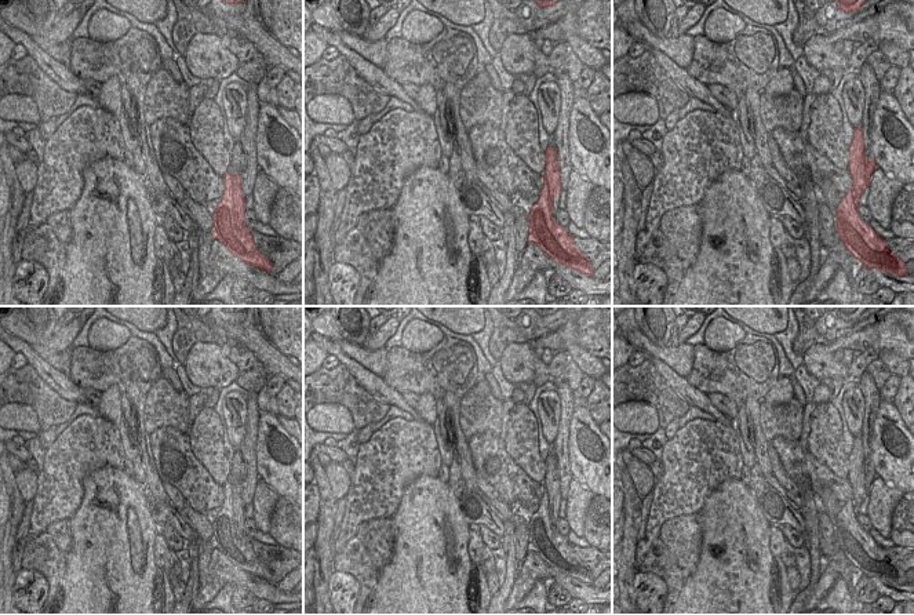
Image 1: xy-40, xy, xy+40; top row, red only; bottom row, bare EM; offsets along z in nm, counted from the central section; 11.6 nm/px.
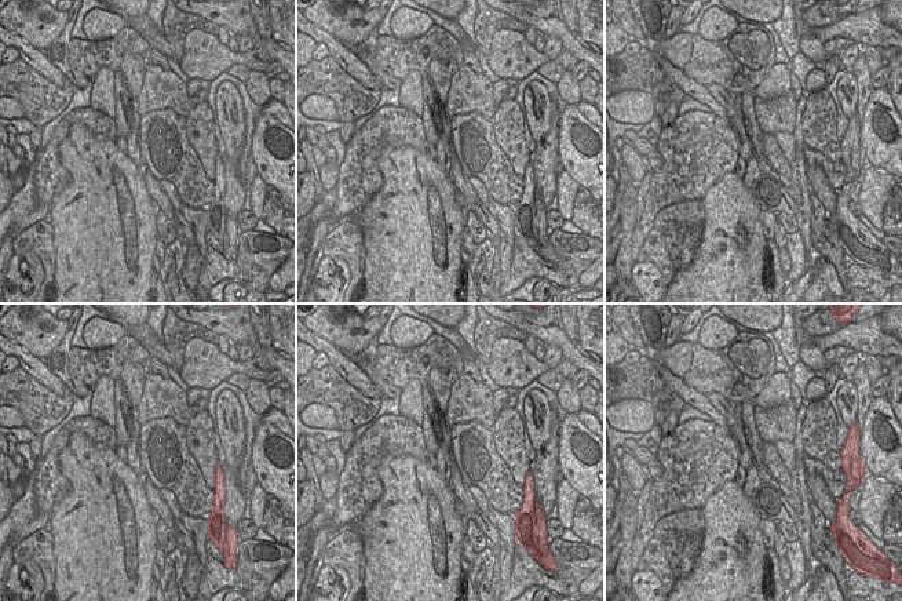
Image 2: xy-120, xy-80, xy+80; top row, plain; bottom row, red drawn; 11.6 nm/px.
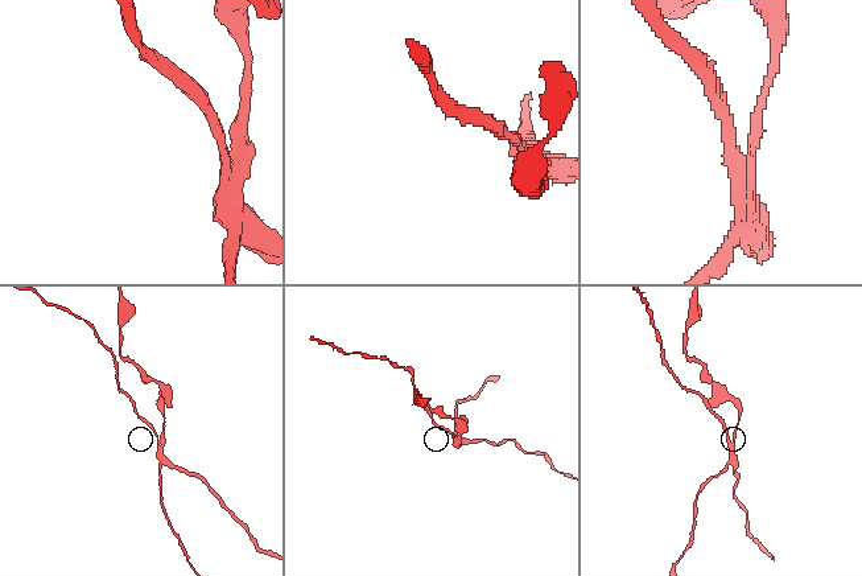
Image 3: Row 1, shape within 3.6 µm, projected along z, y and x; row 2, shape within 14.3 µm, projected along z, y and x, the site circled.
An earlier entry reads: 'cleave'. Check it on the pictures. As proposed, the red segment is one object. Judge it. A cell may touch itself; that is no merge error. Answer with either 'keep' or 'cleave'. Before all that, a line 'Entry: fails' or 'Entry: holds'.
Entry: holds
cleave

